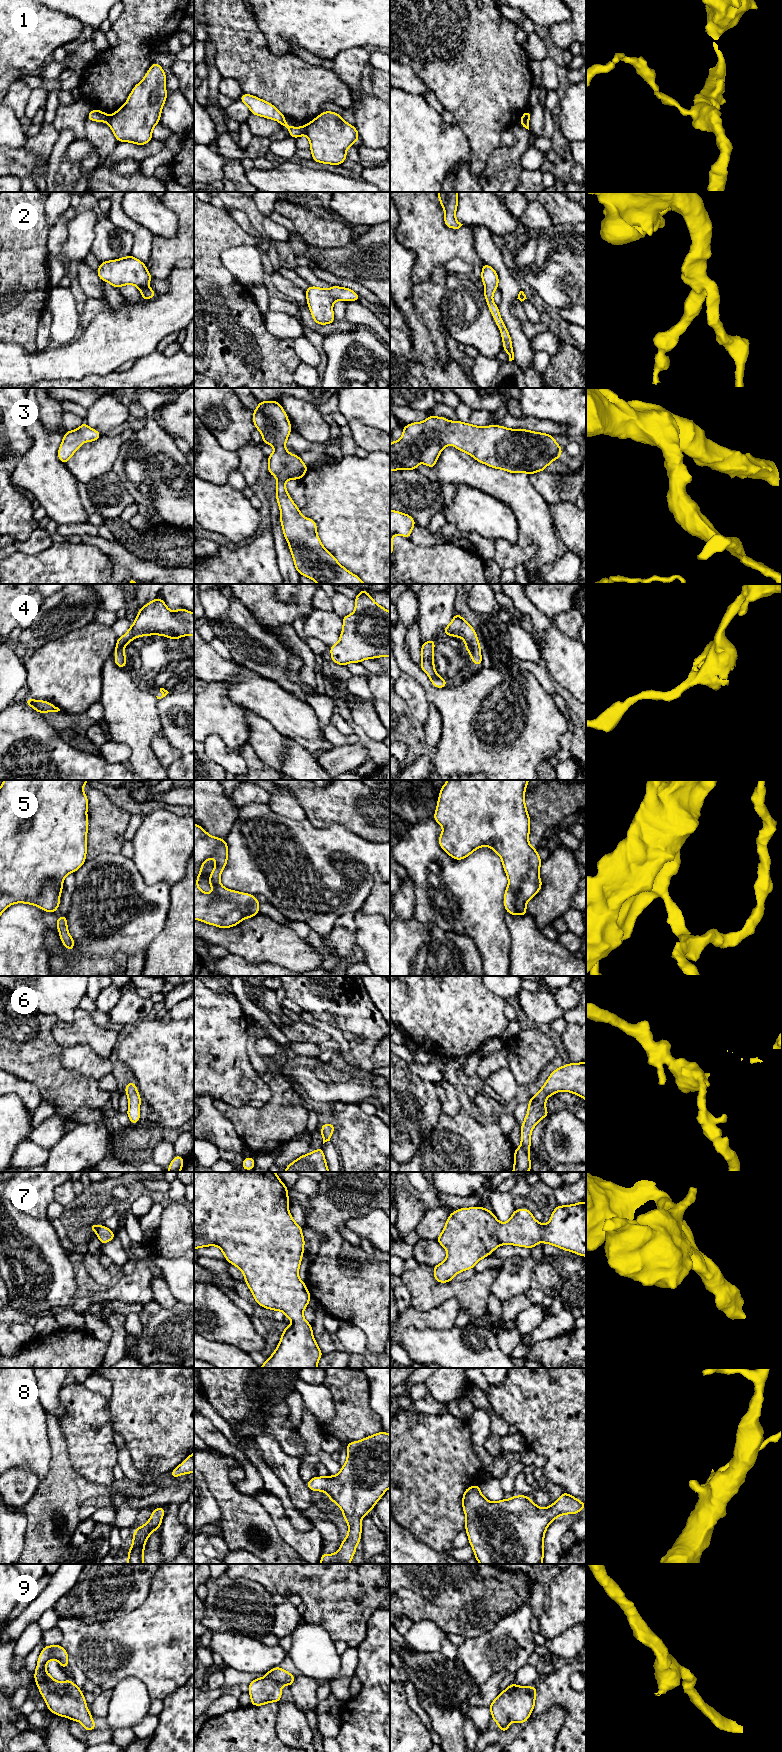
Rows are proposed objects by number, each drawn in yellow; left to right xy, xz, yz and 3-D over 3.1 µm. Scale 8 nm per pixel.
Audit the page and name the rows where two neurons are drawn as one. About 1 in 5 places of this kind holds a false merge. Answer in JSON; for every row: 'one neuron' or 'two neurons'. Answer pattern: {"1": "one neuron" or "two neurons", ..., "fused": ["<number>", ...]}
{"1": "two neurons", "2": "one neuron", "3": "one neuron", "4": "one neuron", "5": "one neuron", "6": "one neuron", "7": "one neuron", "8": "one neuron", "9": "one neuron", "fused": ["1"]}

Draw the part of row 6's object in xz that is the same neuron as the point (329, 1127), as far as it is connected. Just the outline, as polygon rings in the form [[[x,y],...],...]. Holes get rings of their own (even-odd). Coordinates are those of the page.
[[[324,1123],[321,1126],[321,1135],[323,1139],[323,1144],[327,1141],[330,1141],[332,1133],[335,1131],[333,1123]]]

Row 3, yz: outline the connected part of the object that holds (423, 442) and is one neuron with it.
[[[429,415],[423,422],[405,425],[401,439],[390,444],[390,471],[417,470],[420,462],[434,469],[441,451],[449,443],[487,466],[509,473],[525,472],[529,476],[544,471],[550,463],[560,458],[563,451],[552,435],[547,433],[509,429],[499,425],[480,427]]]

